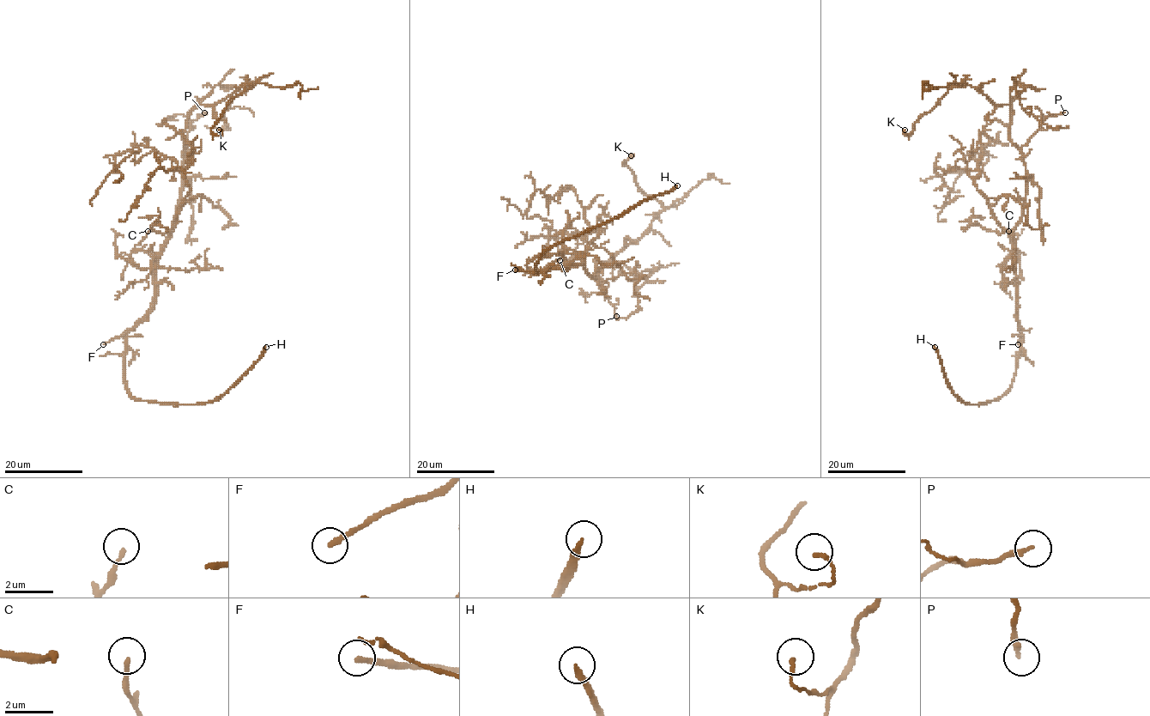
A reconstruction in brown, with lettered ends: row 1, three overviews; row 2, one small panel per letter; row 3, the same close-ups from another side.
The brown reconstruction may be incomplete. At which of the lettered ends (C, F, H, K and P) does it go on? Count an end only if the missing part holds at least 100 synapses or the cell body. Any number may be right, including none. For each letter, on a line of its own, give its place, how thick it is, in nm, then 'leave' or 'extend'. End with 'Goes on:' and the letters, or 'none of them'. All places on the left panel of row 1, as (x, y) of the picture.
C: at (148, 231); 160 nm thick; leave
F: at (103, 344); 220 nm thick; extend
H: at (266, 347); 240 nm thick; extend
K: at (219, 130); 140 nm thick; leave
P: at (204, 112); 200 nm thick; leave
Goes on: F, H

